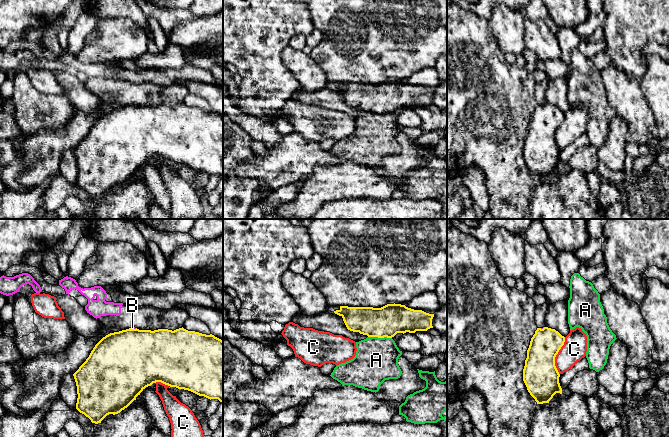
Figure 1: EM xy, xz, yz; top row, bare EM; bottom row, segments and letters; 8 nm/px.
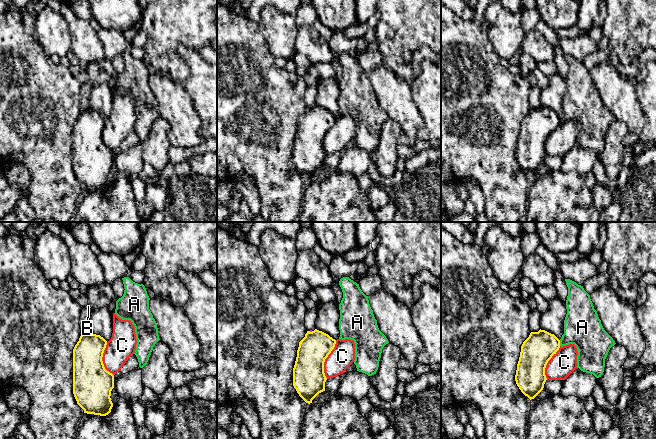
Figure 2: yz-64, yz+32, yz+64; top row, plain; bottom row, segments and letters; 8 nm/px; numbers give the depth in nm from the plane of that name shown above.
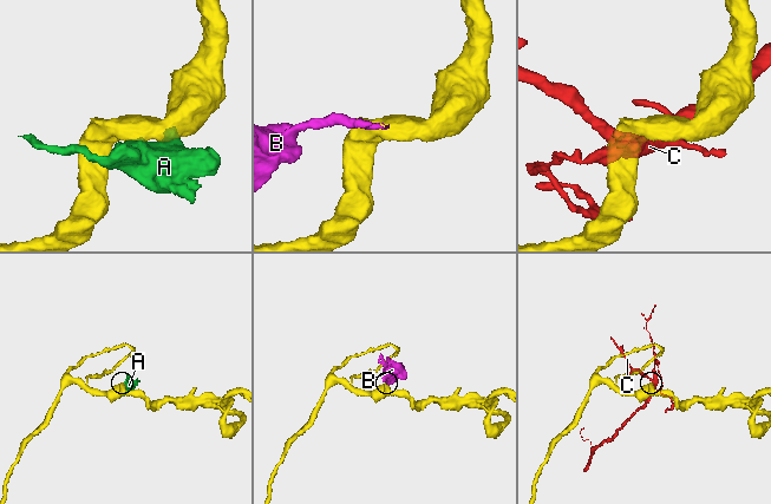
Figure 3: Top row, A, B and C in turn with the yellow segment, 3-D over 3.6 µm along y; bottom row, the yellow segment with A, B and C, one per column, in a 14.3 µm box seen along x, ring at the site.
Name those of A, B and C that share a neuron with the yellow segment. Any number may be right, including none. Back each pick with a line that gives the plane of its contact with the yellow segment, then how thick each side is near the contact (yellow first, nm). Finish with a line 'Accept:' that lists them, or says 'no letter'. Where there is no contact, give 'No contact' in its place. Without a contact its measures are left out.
Accept: no letter

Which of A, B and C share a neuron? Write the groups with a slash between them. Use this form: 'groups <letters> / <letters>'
groups A / B / C

